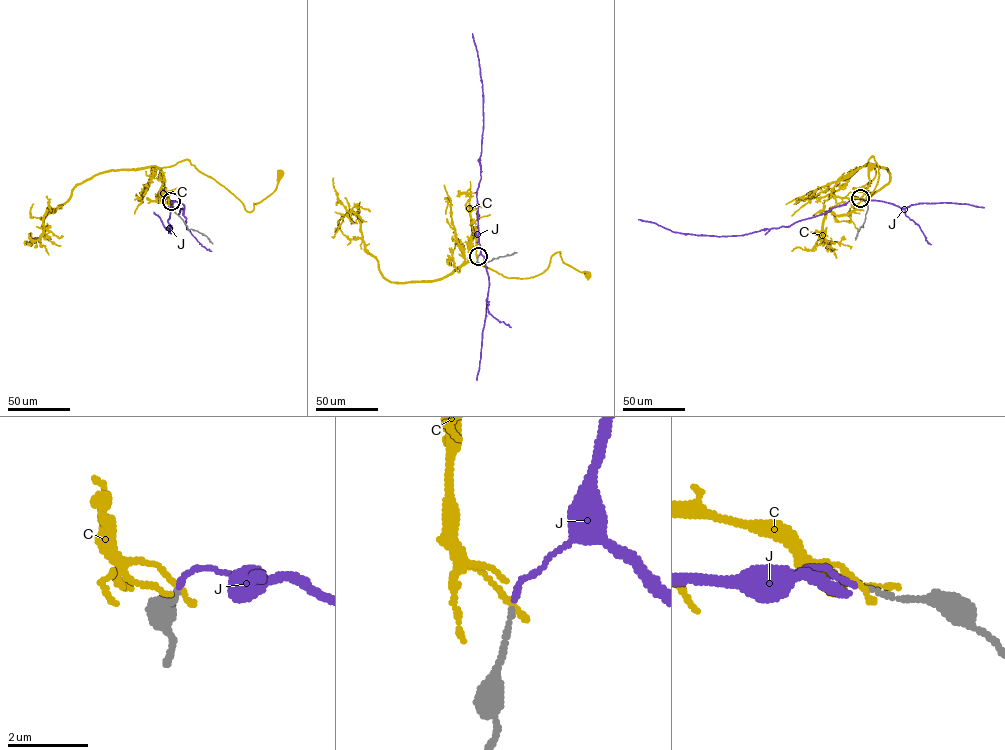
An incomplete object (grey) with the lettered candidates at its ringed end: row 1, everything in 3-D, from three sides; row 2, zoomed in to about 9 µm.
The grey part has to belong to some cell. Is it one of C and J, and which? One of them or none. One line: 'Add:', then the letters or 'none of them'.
Add: J

